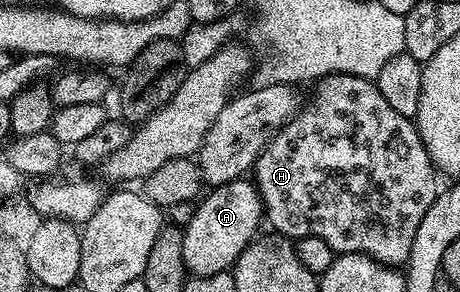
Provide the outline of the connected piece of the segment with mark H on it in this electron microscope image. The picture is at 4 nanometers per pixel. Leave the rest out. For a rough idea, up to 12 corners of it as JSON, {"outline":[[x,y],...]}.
{"outline":[[328,74],[251,169],[268,225],[404,267],[416,121]]}

